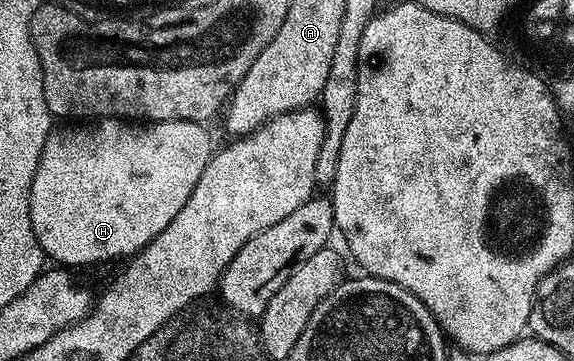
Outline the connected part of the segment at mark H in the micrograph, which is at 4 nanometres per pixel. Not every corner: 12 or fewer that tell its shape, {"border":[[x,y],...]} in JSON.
{"border":[[200,122],[55,129],[30,193],[62,268],[129,260],[210,162]]}

